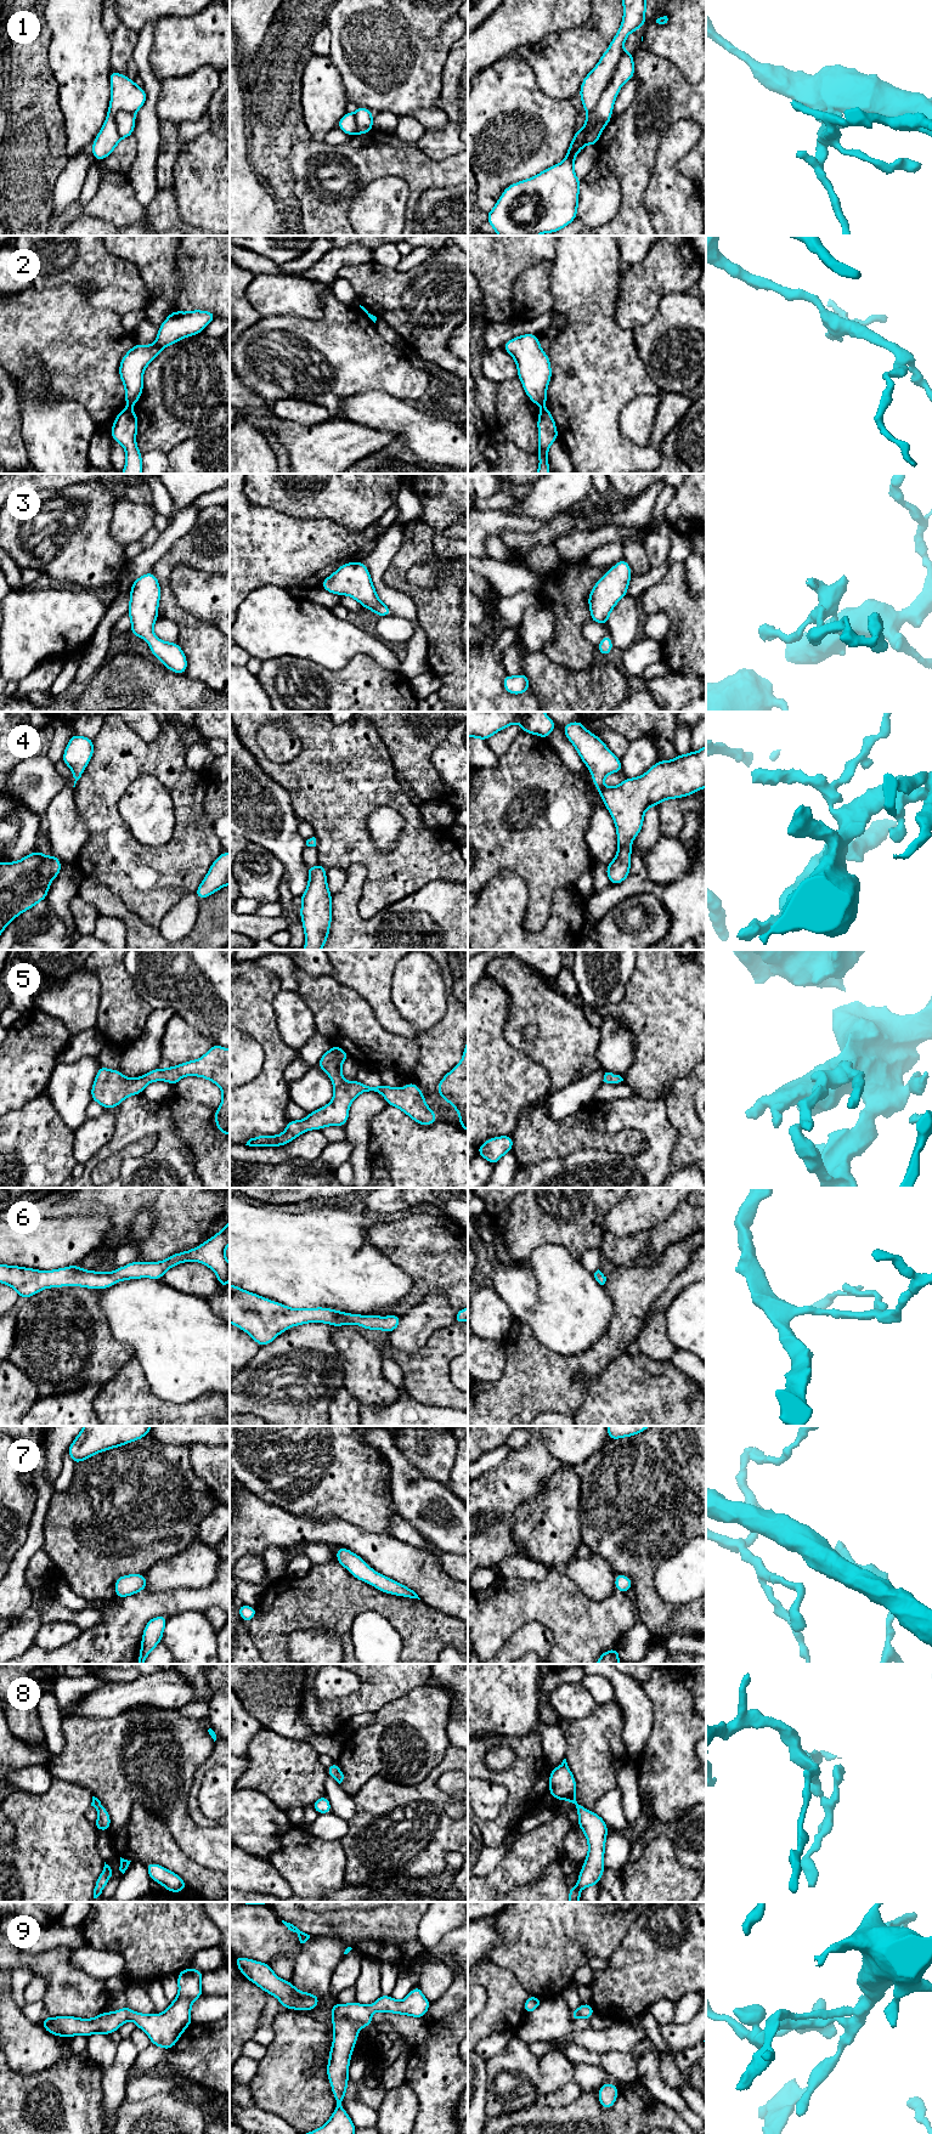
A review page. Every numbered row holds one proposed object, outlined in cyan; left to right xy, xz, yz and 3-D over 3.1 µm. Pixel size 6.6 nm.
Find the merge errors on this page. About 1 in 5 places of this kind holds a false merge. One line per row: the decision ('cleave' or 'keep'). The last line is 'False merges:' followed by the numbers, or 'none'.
1: cleave
2: cleave
3: keep
4: keep
5: keep
6: keep
7: keep
8: keep
9: keep
False merges: 1, 2

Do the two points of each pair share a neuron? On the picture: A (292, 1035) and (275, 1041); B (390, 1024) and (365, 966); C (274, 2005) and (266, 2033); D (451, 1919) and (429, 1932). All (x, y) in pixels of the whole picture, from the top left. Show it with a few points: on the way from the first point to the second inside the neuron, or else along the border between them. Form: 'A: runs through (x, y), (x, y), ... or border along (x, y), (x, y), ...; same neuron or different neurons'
A: border along (274, 1011), (277, 1018), (280, 1036), (297, 1051); different neurons
B: runs through (384, 1009), (372, 980); same neuron
C: runs through (270, 2013), (266, 2026); same neuron
D: runs through (446, 1919), (442, 1919), (434, 1928); same neuron

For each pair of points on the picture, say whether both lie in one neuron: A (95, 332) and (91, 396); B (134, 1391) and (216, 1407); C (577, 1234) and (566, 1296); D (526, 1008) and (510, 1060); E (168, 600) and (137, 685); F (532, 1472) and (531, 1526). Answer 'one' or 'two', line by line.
A: one
B: one
C: two
D: two
E: two
F: two

